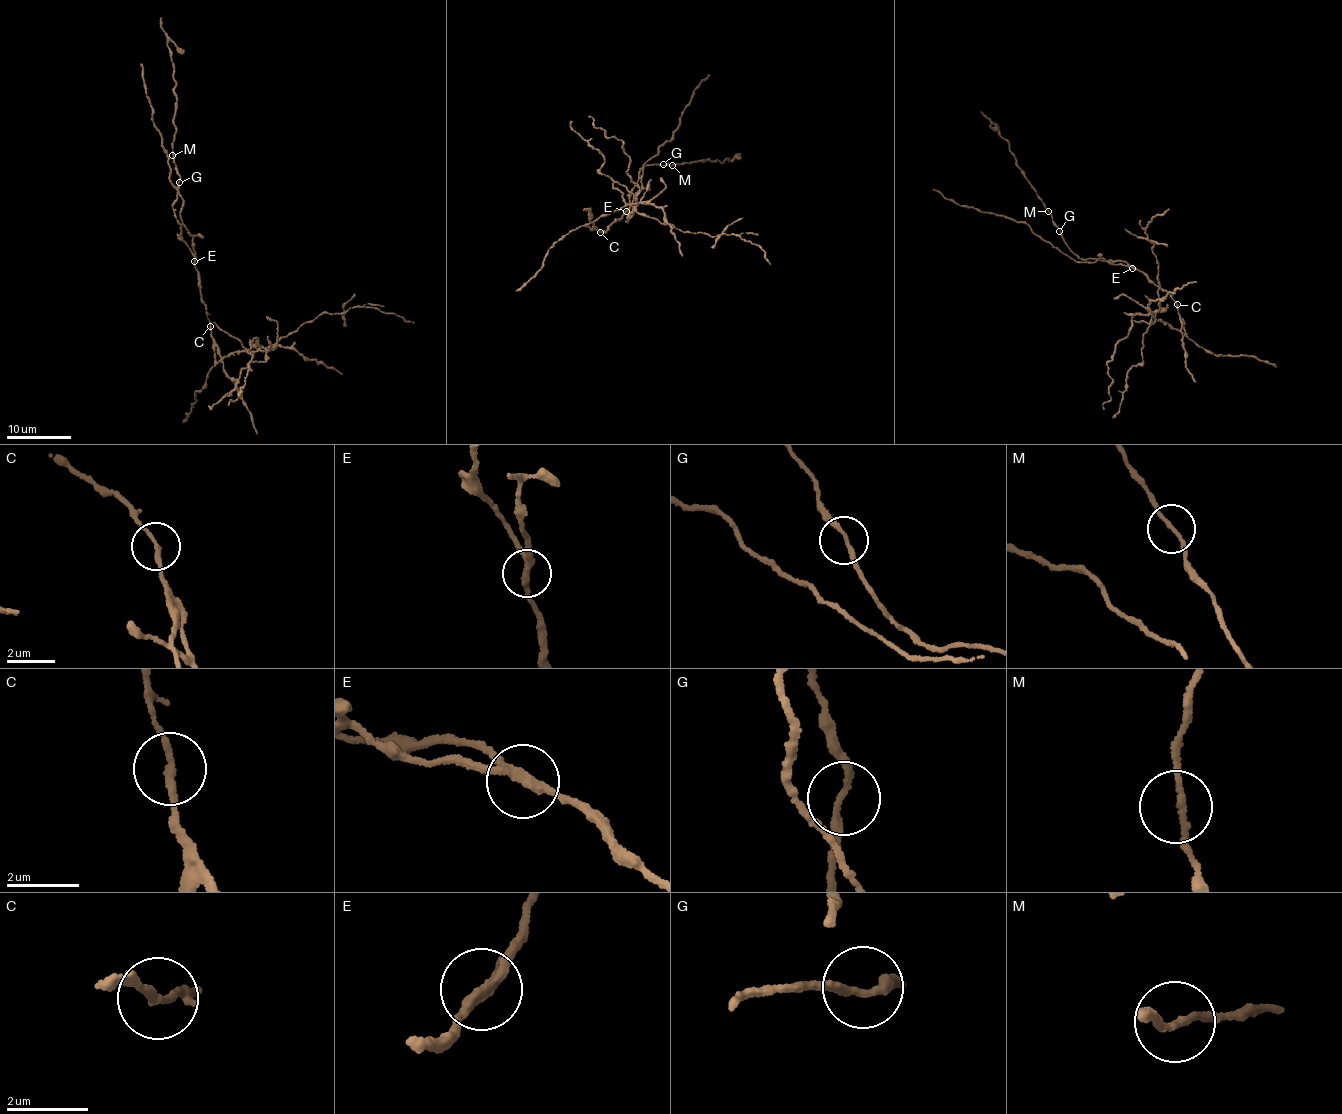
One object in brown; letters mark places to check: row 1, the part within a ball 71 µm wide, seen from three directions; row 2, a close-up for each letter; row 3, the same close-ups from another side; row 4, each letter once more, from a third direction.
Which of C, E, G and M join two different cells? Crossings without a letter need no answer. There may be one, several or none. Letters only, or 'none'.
C, E

